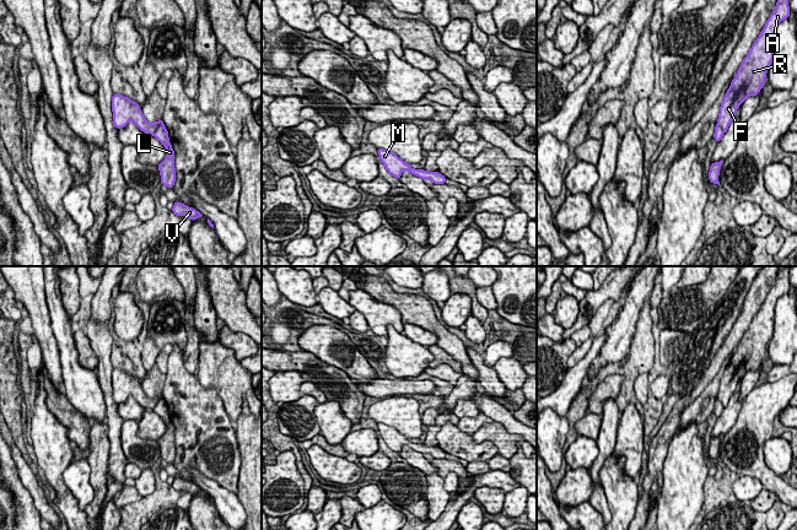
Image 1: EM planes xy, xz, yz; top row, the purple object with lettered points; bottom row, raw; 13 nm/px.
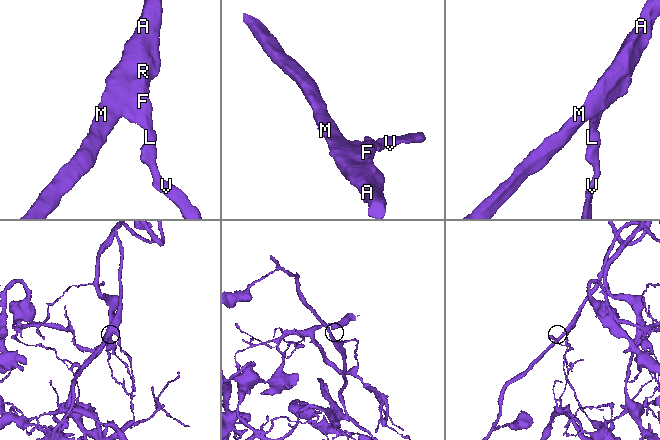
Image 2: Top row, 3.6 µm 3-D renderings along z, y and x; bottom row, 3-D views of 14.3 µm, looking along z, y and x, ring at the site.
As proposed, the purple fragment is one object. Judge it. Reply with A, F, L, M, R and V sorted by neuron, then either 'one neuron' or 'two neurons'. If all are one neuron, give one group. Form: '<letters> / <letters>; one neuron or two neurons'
A F M R / L V; two neurons

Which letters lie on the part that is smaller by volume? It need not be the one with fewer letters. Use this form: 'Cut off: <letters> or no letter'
Cut off: A, F, M, R

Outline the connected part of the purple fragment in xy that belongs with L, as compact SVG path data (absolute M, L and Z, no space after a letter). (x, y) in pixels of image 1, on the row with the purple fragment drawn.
M161 124L155 131L154 136L162 142L167 151L167 156L157 166L161 175L161 184L166 185L167 188L173 188L176 182L174 151L169 142L167 128Z

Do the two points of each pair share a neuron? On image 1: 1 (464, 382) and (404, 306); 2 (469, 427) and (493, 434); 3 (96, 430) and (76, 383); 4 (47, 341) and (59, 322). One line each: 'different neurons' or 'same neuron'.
1: different neurons
2: different neurons
3: different neurons
4: same neuron

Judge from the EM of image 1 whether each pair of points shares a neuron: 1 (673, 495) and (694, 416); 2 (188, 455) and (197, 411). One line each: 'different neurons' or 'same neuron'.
1: different neurons
2: same neuron

